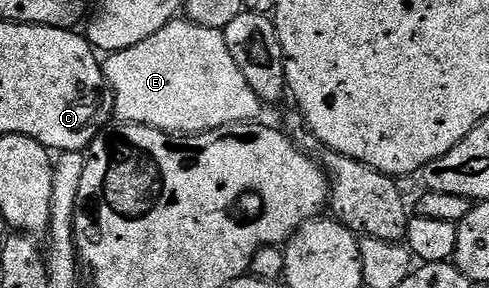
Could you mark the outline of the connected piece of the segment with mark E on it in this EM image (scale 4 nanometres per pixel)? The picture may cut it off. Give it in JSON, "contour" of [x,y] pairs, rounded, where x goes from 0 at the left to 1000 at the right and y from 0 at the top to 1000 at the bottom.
{"contour":[[[356,63],[333,104],[317,104],[309,132],[292,132],[284,160],[221,184],[211,233],[215,281],[231,309],[231,399],[252,431],[290,431],[366,472],[397,472],[474,431],[507,431],[538,385],[534,344],[505,299],[481,201],[472,201],[472,174],[464,174],[458,108],[399,83],[384,63]]]}

